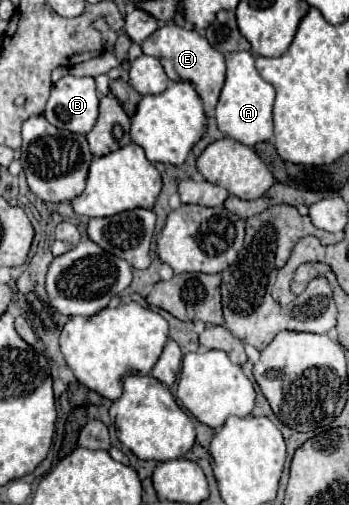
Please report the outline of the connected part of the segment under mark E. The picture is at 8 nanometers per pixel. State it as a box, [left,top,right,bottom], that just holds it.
[142,23,226,115]

